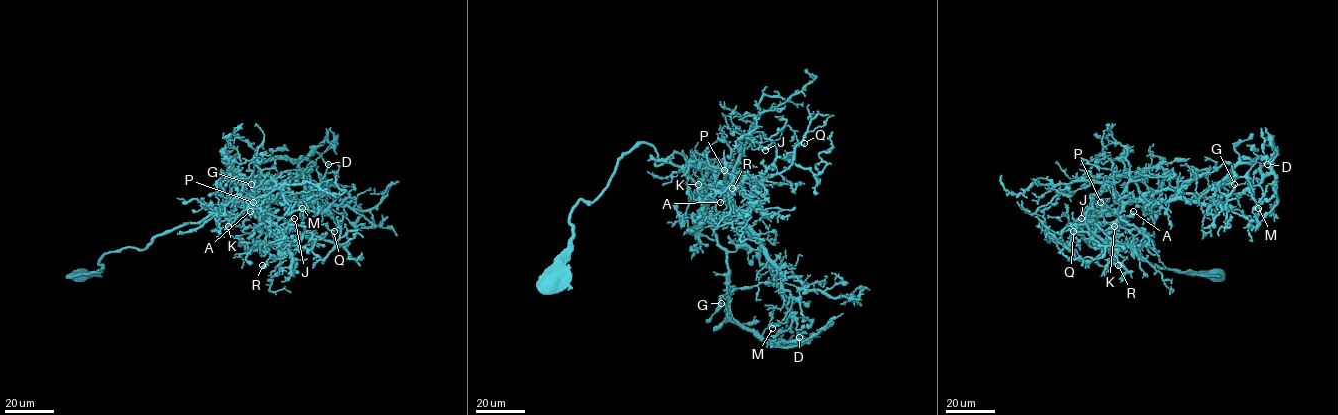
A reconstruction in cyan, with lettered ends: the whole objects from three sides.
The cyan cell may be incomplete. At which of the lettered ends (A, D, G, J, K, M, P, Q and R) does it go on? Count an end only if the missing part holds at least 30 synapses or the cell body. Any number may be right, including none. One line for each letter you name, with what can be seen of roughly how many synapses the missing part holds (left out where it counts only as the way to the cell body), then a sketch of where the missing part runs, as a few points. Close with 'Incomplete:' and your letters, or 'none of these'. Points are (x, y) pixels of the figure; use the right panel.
D: 35 synapses
Q: 30 synapses; course (1073, 231), (1060, 224), (1060, 217), (1056, 212), (1047, 214), (1043, 210)
Incomplete: D, Q

